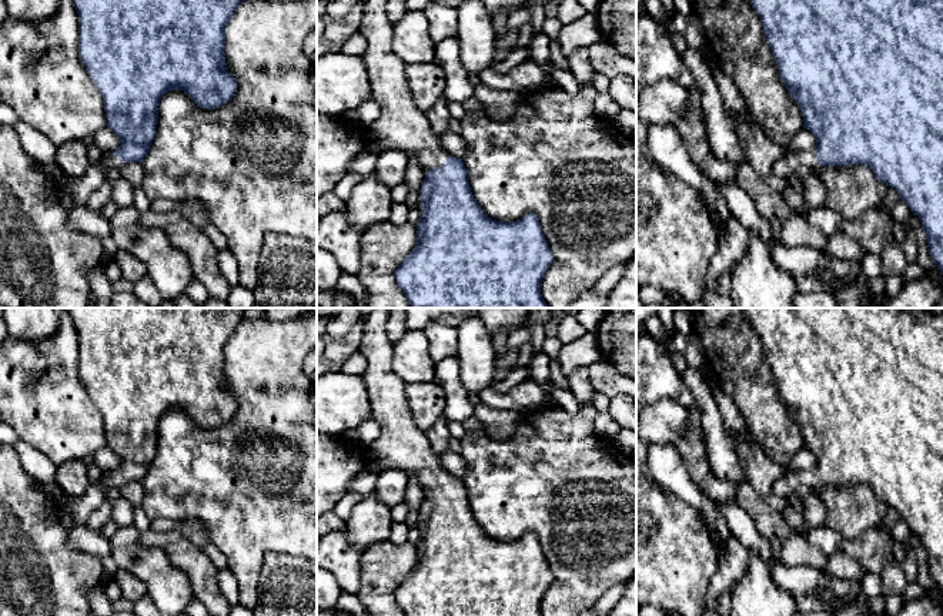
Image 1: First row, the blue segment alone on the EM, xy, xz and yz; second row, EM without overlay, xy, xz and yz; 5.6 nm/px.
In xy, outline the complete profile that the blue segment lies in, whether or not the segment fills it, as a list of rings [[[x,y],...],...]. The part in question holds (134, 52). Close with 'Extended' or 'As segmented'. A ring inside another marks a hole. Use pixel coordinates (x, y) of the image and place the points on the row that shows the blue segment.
[[[73,0],[78,14],[78,56],[101,93],[107,127],[120,138],[116,151],[106,153],[100,164],[90,164],[74,185],[63,187],[64,205],[84,205],[106,181],[107,168],[141,163],[156,137],[158,103],[170,90],[183,90],[198,107],[213,110],[230,101],[235,78],[225,68],[225,26],[243,0]]]. Extended

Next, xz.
[[[364,0],[360,33],[368,47],[362,60],[367,66],[372,98],[381,107],[381,116],[368,131],[374,144],[402,150],[409,160],[417,160],[427,171],[419,188],[422,198],[421,220],[417,227],[414,250],[395,270],[394,278],[409,302],[409,308],[548,308],[541,295],[541,282],[554,261],[535,214],[526,212],[512,222],[489,218],[472,195],[467,168],[461,158],[449,157],[442,150],[425,111],[419,110],[412,96],[411,81],[405,77],[405,63],[394,51],[394,24],[387,14],[388,0]]]. Extended

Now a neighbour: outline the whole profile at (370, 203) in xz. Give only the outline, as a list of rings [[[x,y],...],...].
[[[371,173],[352,190],[347,212],[351,224],[364,234],[372,225],[389,220],[392,204],[391,188]]]

